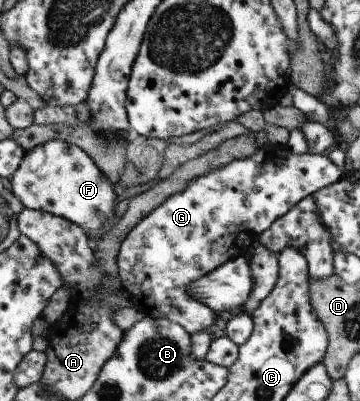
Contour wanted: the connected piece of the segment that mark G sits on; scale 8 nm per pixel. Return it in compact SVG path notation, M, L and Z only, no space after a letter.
M267 144L250 158L234 160L192 180L186 190L172 194L162 206L142 218L122 242L116 264L121 287L128 294L127 300L145 317L166 318L181 325L190 335L221 322L221 317L210 306L190 296L190 284L234 258L246 257L254 242L272 226L274 220L287 214L304 198L337 182L343 175L343 168L336 166L327 154L296 155L287 145Z

